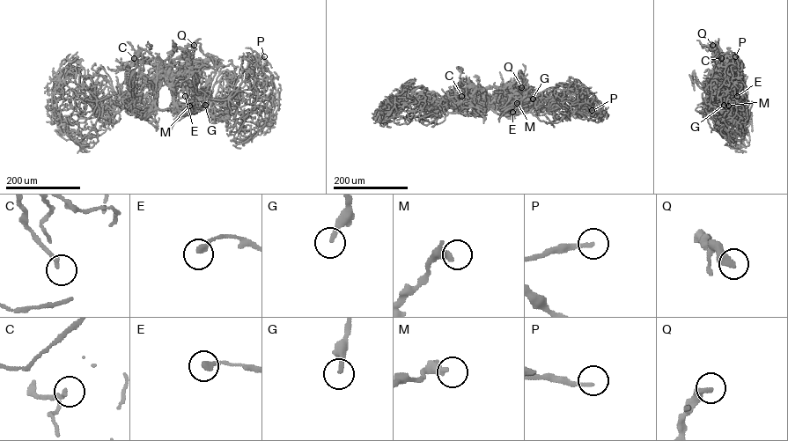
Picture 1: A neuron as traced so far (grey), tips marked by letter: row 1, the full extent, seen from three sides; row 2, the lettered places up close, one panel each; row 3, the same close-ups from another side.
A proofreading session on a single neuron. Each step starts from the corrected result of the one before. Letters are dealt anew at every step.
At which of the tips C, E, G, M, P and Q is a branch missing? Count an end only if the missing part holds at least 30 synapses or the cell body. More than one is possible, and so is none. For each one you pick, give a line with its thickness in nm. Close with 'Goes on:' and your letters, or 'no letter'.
G: 220 nm
Q: 360 nm
Goes on: G, Q

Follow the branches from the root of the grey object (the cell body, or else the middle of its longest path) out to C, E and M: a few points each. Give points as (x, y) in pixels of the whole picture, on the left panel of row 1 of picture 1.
C: (183, 65), (185, 69), (179, 72), (169, 67), (166, 74), (163, 62), (144, 49), (137, 51), (134, 58)
E: (183, 65), (179, 72), (169, 67), (166, 74), (165, 65), (161, 67), (164, 80), (183, 86), (185, 96)
M: (183, 65), (179, 72), (169, 67), (166, 74), (162, 64), (162, 75), (177, 92), (179, 103), (189, 106)

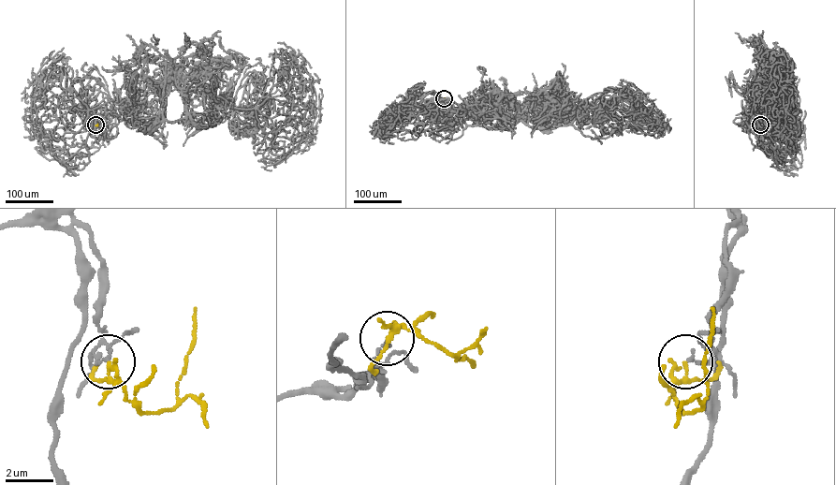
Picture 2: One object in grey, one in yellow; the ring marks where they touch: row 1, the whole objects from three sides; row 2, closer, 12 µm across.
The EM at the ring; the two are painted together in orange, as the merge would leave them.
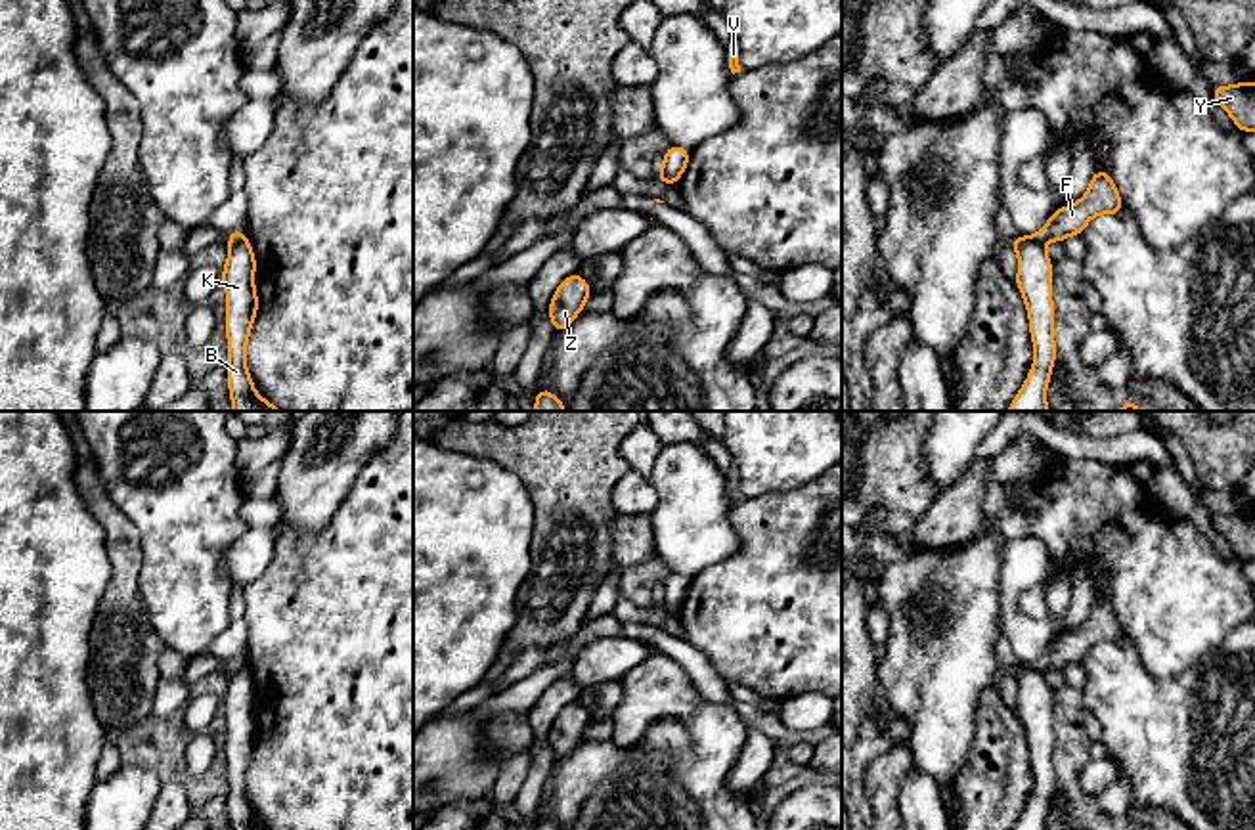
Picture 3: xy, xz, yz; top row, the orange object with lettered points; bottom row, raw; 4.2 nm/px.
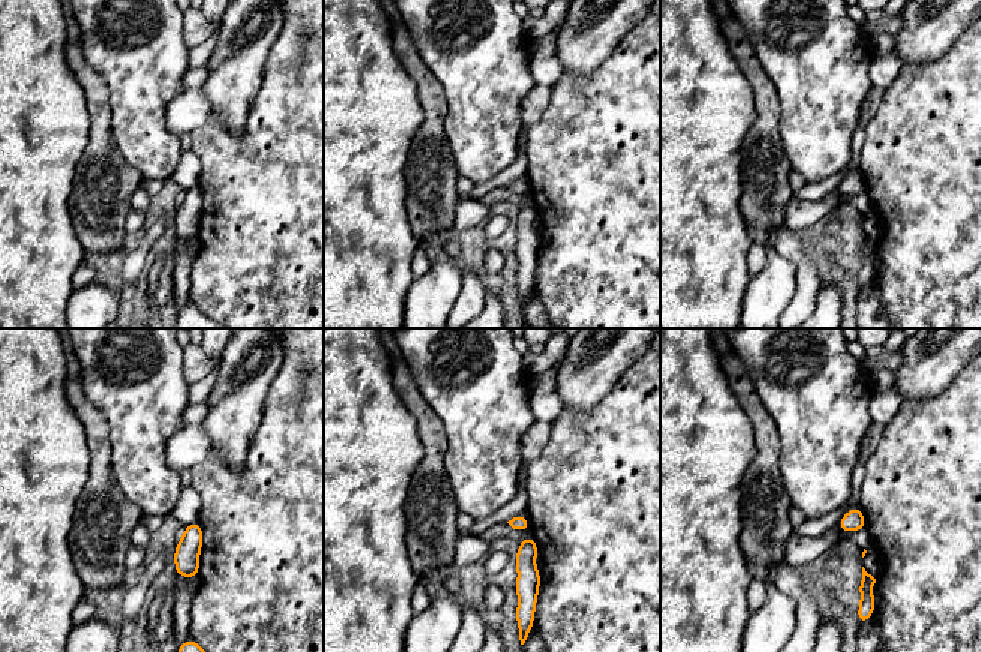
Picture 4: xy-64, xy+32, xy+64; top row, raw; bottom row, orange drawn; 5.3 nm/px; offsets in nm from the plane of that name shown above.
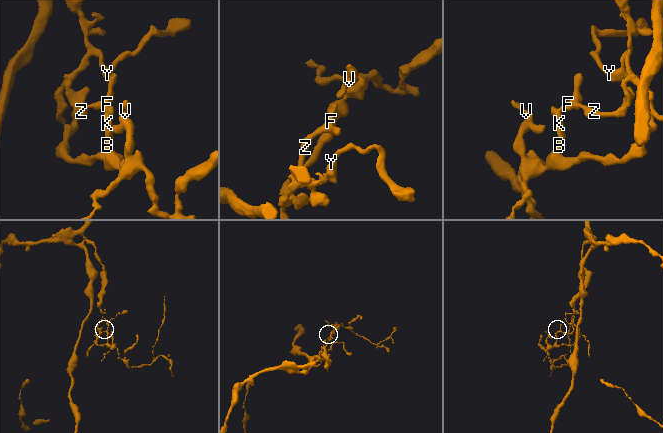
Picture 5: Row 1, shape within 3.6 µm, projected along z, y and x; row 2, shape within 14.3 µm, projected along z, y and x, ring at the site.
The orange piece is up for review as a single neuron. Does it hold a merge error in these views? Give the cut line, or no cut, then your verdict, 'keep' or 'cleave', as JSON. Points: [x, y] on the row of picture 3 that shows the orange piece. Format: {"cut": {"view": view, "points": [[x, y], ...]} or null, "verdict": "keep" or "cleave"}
{"cut": {"view": "xy", "points": [[245, 238], [232, 245]]}, "verdict": "cleave"}

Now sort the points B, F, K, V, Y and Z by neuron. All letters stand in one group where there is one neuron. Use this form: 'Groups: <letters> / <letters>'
Groups: B K V / F Y Z

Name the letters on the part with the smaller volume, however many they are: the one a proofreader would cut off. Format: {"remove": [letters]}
{"remove": ["B", "K", "V"]}

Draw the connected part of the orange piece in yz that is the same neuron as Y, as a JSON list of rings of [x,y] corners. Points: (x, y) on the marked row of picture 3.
[[[1245,80],[1232,86],[1211,84],[1211,94],[1236,122],[1236,130],[1242,134],[1255,130],[1255,82]]]

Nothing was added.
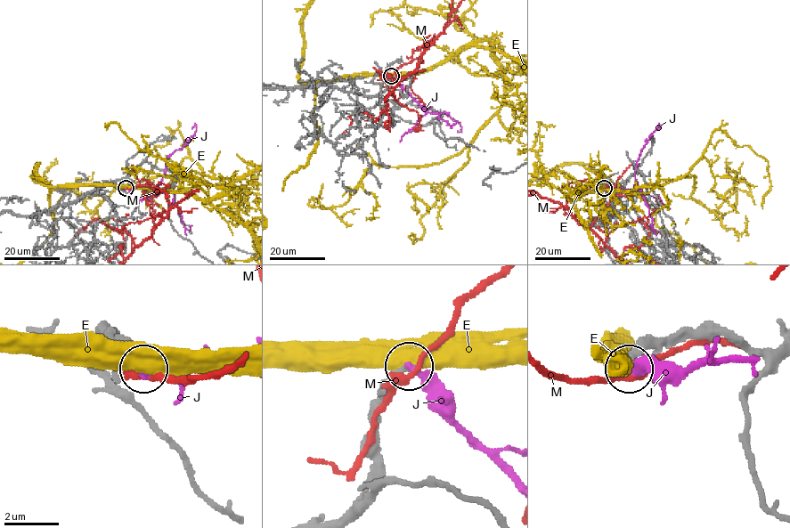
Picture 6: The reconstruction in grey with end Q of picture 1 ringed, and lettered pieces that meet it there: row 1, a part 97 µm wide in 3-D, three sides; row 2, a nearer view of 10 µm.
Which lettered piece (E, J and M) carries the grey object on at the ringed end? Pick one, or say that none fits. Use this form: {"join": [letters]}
{"join": []}

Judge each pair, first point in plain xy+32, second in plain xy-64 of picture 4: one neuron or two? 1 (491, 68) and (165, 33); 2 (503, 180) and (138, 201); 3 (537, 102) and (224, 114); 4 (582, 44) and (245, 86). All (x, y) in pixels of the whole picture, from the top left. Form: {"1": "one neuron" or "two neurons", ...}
{"1": "one neuron", "2": "two neurons", "3": "two neurons", "4": "one neuron"}

